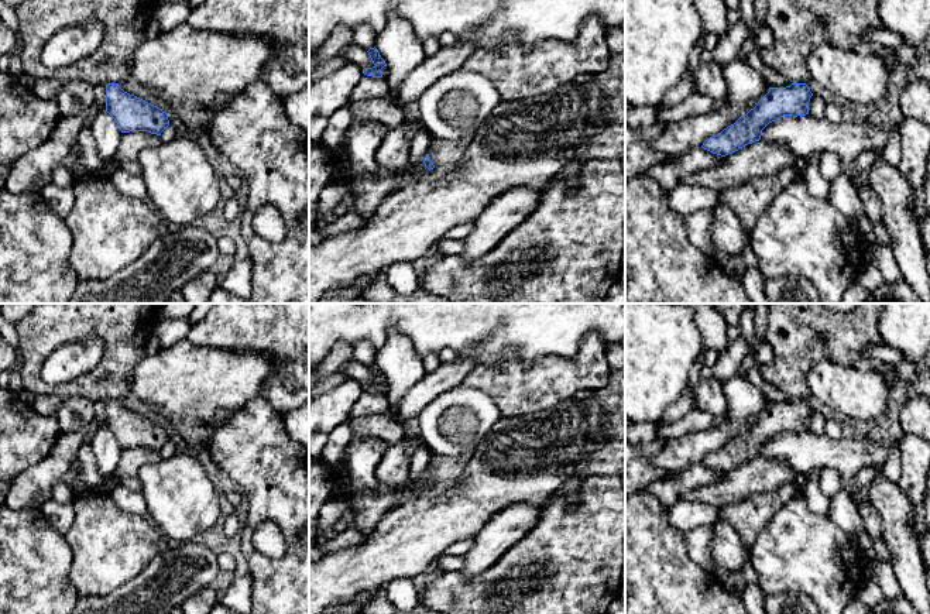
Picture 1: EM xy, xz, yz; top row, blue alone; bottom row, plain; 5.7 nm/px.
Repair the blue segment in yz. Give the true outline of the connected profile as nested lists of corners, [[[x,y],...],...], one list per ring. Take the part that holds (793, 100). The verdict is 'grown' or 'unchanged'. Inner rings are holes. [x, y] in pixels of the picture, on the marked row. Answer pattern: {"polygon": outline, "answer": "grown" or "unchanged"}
{"polygon": [[[792,83],[786,88],[769,88],[769,92],[734,124],[717,136],[707,138],[703,148],[725,157],[739,148],[761,140],[762,130],[783,116],[809,114],[813,93],[806,83]]], "answer": "unchanged"}

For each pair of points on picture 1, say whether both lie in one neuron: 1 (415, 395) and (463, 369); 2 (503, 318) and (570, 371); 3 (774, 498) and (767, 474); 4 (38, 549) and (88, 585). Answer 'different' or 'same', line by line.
1: same
2: different
3: different
4: different

